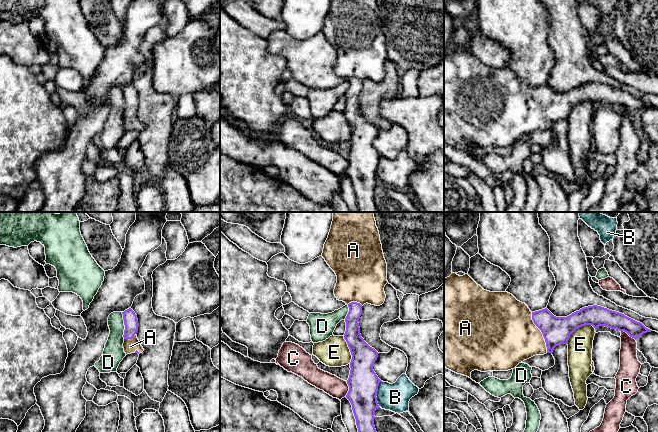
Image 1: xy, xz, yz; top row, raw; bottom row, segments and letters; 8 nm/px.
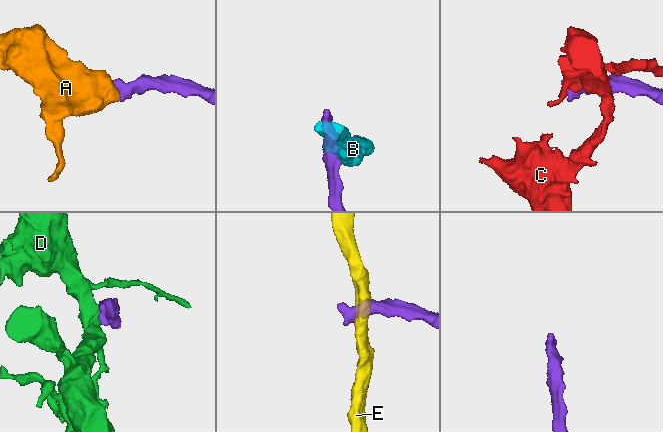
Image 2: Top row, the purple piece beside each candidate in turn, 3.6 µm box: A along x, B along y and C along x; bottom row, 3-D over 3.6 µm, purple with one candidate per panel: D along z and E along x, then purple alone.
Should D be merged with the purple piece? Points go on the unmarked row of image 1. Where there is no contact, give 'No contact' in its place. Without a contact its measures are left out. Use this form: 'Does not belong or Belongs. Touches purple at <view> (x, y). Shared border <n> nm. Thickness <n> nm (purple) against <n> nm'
Does not belong. Touches purple at xy (124, 100). Shared border 220 nm. Thickness 110 nm (purple) against 170 nm

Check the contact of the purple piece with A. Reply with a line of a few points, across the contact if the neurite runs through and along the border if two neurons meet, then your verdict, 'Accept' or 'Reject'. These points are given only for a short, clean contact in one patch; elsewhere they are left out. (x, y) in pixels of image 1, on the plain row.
Line: yz (556, 106), (541, 107), (511, 112). Accept

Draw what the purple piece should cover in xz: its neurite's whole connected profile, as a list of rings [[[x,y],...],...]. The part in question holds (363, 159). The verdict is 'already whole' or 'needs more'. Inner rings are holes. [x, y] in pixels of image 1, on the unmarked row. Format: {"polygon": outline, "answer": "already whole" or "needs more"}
{"polygon": [[[332,0],[322,33],[337,52],[335,73],[349,83],[344,115],[352,135],[346,174],[352,181],[358,212],[378,212],[374,191],[381,156],[373,141],[379,129],[361,113],[358,99],[364,80],[380,82],[386,74],[387,39],[376,0]]], "answer": "needs more"}

